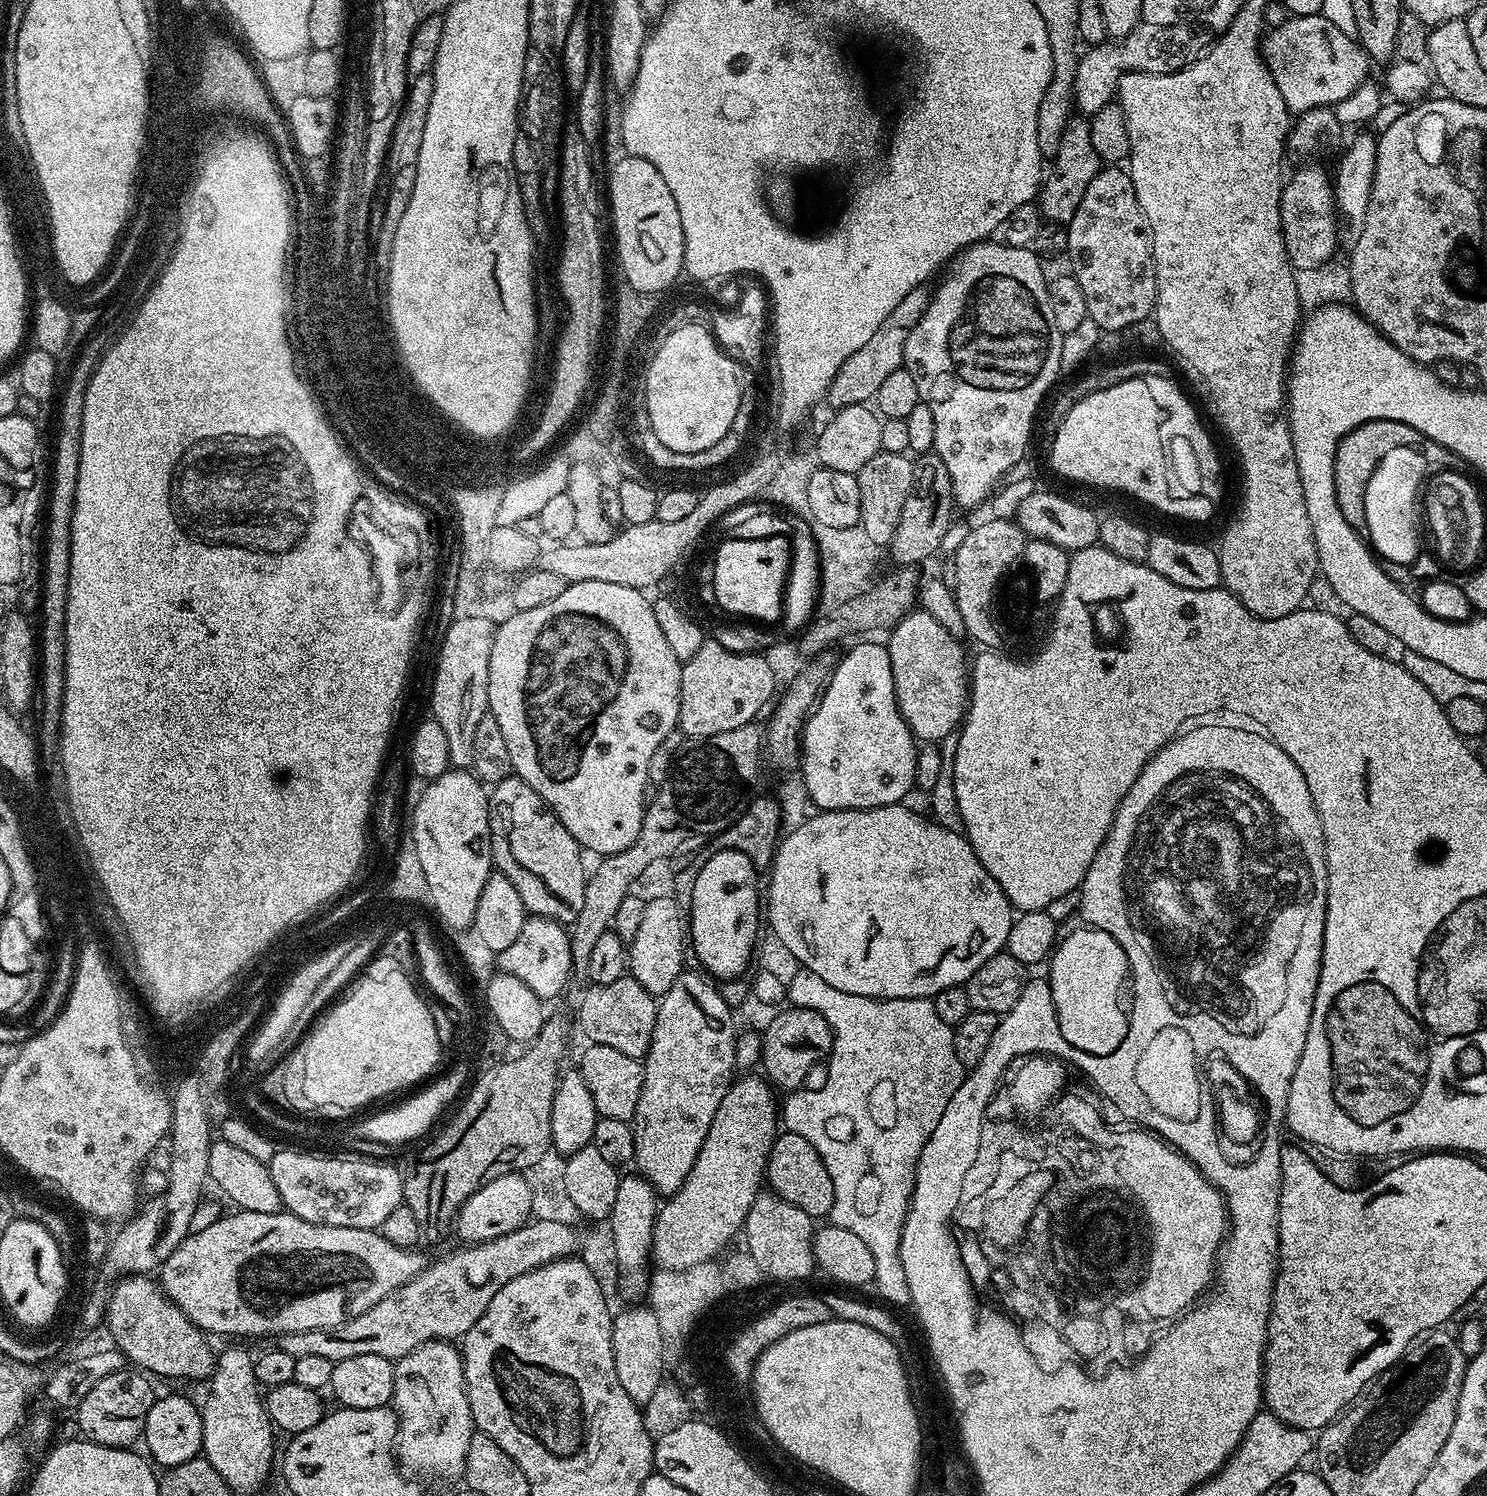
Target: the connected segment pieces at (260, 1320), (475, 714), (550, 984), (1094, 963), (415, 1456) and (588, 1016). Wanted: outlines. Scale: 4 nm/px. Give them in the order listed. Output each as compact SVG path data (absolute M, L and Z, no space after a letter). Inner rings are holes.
M239 1210L233 1213L197 1227L158 1269L161 1290L190 1322L213 1337L264 1336L267 1332L276 1332L277 1337L282 1337L298 1330L342 1326L342 1322L366 1314L374 1302L382 1302L386 1294L410 1282L426 1263L420 1250L394 1246L394 1242L386 1242L379 1231L371 1228L315 1224L287 1210L270 1214Z
M456 616L445 628L445 636L438 644L440 657L436 660L436 673L432 676L430 716L446 733L452 768L471 769L476 727L484 716L489 715L490 650L494 646L497 629L497 625L491 622L492 620L487 616Z
M529 915L522 930L518 930L516 941L506 946L506 950L495 953L495 967L506 974L514 974L514 978L526 982L526 986L530 986L540 1000L551 1002L574 974L569 935L569 929L557 920Z
M1078 926L1057 943L1050 957L1052 973L1047 973L1046 979L1052 985L1058 1026L1066 1042L1074 1042L1078 1050L1103 1053L1113 1042L1124 1040L1128 1033L1128 1016L1116 1003L1120 1000L1120 987L1123 984L1125 987L1129 979L1130 969L1128 955L1121 948L1112 954L1112 946L1118 943L1106 931L1098 936L1094 934L1094 940L1090 940L1090 931ZM1104 946L1110 946L1110 951Z
M431 1340L418 1346L394 1364L394 1390L391 1407L396 1414L396 1462L401 1469L420 1476L433 1476L436 1480L463 1477L466 1450L474 1431L472 1411L464 1385L464 1357L455 1343Z
M630 974L607 986L592 984L580 1000L580 1028L591 1043L610 1046L622 1054L630 1054L630 1058L643 1061L652 1041L657 1003L657 997L651 996Z

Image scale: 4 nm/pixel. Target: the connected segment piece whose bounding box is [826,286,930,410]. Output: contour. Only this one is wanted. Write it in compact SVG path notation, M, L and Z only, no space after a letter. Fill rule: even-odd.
M921 286L910 290L910 294L906 294L906 298L902 298L902 302L894 306L894 310L890 310L886 322L878 326L877 332L859 350L854 350L854 354L850 354L846 362L842 362L838 374L828 387L826 404L829 404L829 409L845 408L851 404L868 404L875 397L878 386L882 386L883 380L902 367L908 331L915 326L918 318L922 318L930 299L929 289L926 289L927 287Z

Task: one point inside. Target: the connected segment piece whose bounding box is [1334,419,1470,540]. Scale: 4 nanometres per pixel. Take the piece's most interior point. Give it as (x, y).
(1357, 456)

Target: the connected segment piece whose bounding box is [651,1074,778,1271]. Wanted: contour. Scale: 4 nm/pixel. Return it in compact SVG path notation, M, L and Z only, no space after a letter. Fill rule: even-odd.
M763 1075L744 1076L733 1079L732 1084L726 1090L726 1094L722 1094L722 1102L718 1102L718 1110L714 1110L714 1122L710 1122L710 1130L706 1134L706 1138L702 1142L702 1150L698 1150L698 1158L694 1158L694 1166L690 1166L690 1174L686 1174L686 1182L682 1182L682 1186L676 1191L673 1196L667 1197L659 1205L656 1213L656 1225L654 1226L654 1234L652 1235L652 1255L657 1269L669 1268L671 1271L686 1271L692 1266L698 1266L708 1261L715 1261L721 1255L720 1251L731 1242L735 1236L744 1227L744 1219L750 1214L750 1206L754 1206L757 1196L761 1195L762 1185L766 1180L768 1171L768 1159L770 1158L770 1150L772 1144L776 1141L778 1135L778 1096L771 1084Z

